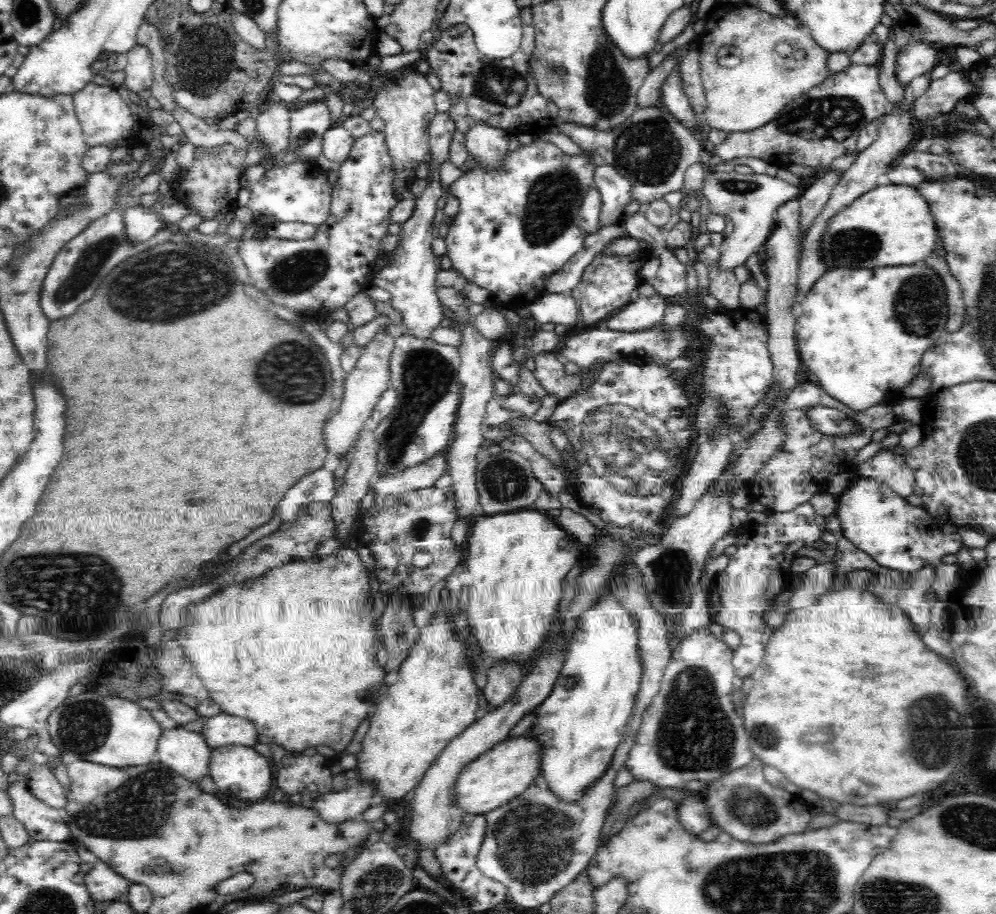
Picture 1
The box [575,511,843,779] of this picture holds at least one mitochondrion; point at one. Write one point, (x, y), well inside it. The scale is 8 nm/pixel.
(693, 725)

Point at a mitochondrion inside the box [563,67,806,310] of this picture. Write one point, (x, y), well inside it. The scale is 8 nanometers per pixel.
(649, 151)

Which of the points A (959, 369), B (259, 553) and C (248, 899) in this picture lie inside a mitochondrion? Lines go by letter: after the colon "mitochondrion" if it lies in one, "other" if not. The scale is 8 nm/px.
A: other
B: mitochondrion
C: other

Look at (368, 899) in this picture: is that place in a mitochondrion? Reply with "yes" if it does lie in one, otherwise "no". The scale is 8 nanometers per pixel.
yes

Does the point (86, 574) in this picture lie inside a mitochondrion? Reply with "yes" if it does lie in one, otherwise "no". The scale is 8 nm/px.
yes

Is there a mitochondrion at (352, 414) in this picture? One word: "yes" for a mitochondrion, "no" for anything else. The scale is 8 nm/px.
no

